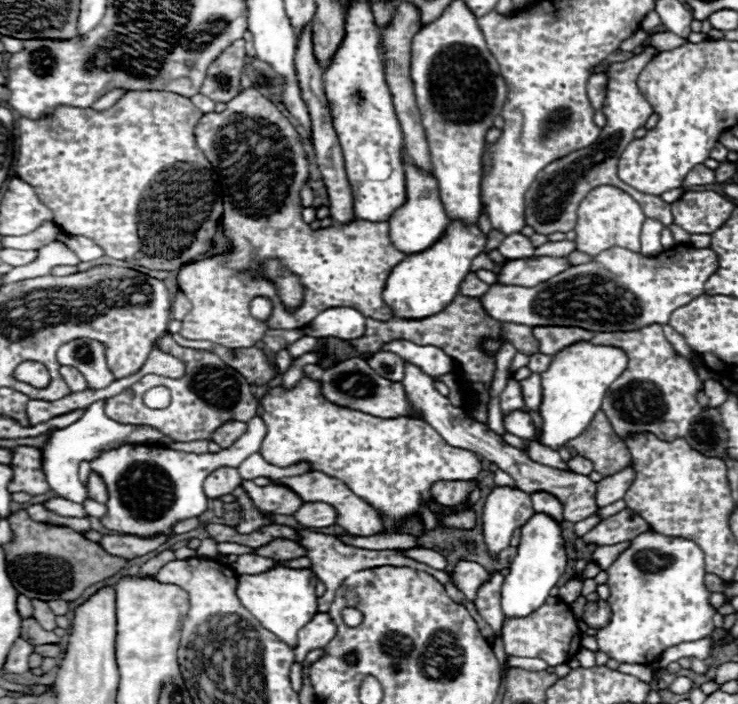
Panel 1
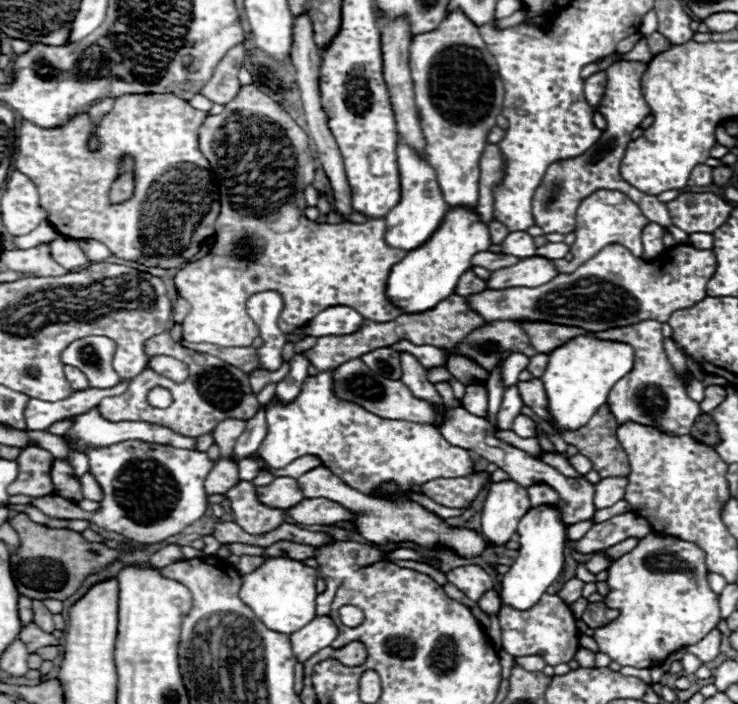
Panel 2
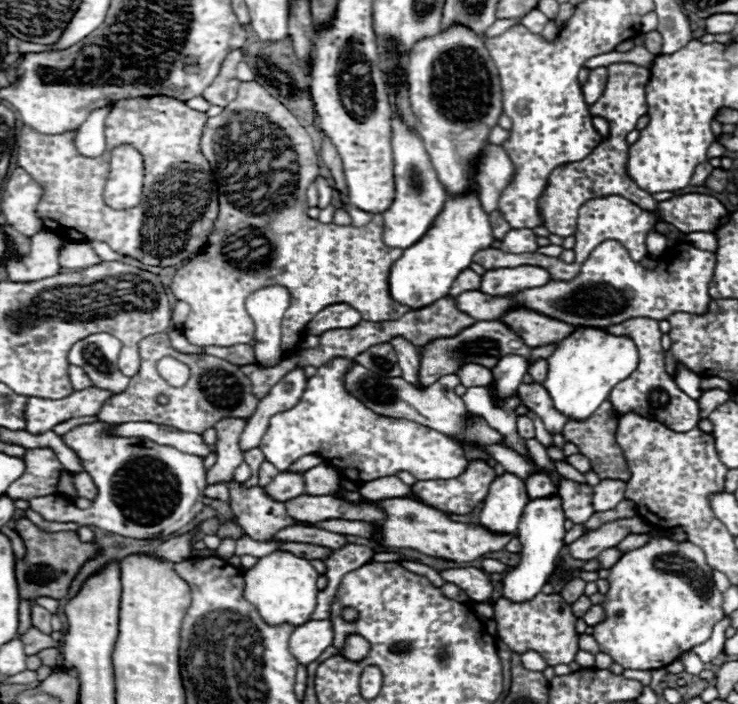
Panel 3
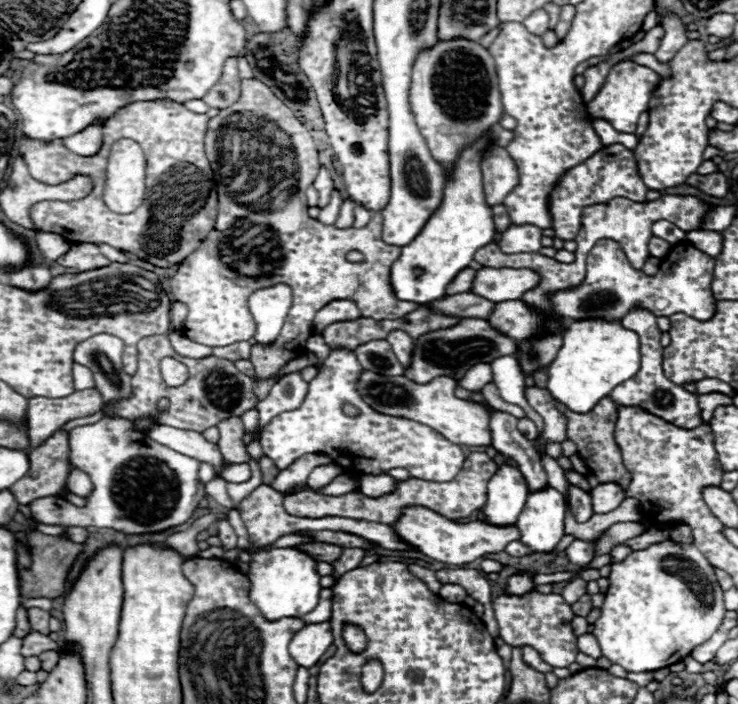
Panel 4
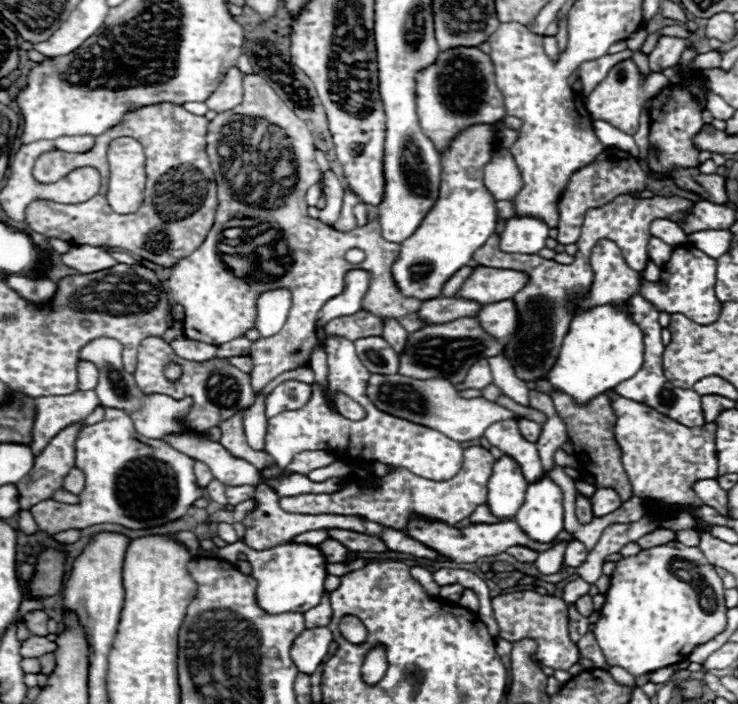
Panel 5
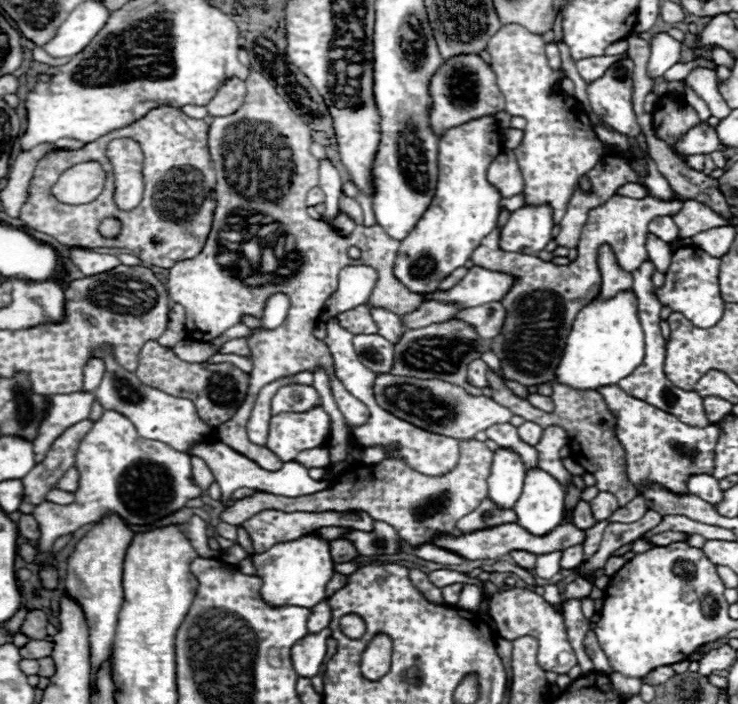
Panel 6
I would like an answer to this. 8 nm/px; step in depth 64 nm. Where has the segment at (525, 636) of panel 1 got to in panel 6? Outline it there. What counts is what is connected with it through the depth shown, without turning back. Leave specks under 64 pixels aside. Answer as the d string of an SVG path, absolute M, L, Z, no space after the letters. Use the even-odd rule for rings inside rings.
M512 588L506 592L498 592L490 596L490 616L496 622L498 634L506 640L516 640L520 636L534 636L540 644L538 648L538 664L542 670L552 670L556 674L568 674L572 666L578 664L574 648L568 642L566 626L562 618L562 610L556 610L548 604L540 594L528 588Z

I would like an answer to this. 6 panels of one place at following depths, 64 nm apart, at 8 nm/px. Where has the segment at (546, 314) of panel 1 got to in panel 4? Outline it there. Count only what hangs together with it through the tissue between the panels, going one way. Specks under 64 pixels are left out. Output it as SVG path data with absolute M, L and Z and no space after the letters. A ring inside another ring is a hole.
M600 240L588 254L586 278L580 286L558 290L550 296L552 312L566 320L590 320L602 318L606 322L622 320L634 306L648 310L654 316L670 316L684 312L696 320L708 320L714 316L714 298L710 282L714 278L714 258L694 248L690 242L680 242L670 248L662 258L654 276L646 276L636 270L624 250L614 240ZM462 292L456 296L446 296L440 302L432 302L432 306L436 306L436 310L442 314L488 320L488 316L496 308L496 302L488 302L488 300L484 300L472 292Z

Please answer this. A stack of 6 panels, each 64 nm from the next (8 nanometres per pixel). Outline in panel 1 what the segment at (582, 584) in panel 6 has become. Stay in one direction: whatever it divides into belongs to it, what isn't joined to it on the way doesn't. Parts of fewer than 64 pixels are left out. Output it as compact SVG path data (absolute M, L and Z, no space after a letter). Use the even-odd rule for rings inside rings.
M568 580L562 588L560 588L560 598L564 602L574 602L578 596L582 594L582 580Z

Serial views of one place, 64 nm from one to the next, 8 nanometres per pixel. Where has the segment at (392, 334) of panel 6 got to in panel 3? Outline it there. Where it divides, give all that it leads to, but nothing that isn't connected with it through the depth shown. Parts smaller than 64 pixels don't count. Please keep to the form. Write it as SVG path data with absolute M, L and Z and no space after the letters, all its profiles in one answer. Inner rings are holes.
M394 338L390 342L398 354L398 364L402 368L402 378L410 384L414 384L416 388L424 388L420 382L418 382L418 370L420 370L420 356L416 352L416 346L408 344L408 340L404 338Z

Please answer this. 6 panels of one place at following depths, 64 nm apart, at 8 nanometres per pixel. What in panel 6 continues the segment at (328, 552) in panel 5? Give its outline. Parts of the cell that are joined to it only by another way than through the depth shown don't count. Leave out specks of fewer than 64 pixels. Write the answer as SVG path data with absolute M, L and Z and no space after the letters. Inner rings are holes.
M332 540L330 556L332 556L332 562L340 564L340 562L352 562L358 556L358 552L352 546L352 542L348 542L348 540Z

